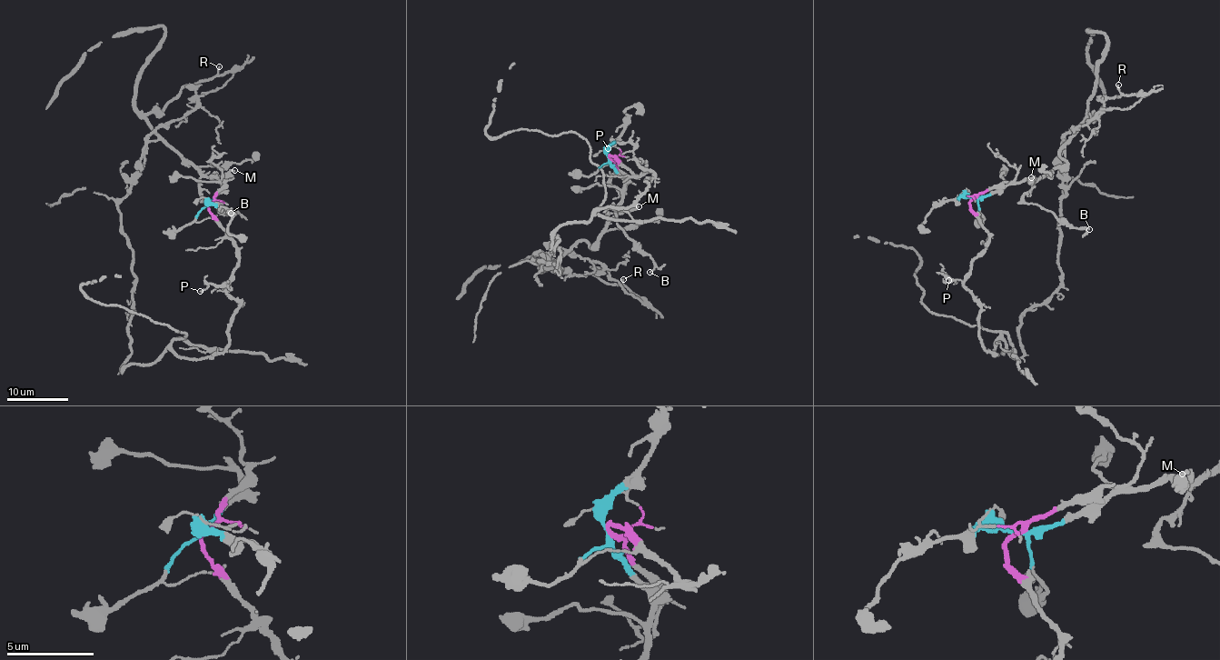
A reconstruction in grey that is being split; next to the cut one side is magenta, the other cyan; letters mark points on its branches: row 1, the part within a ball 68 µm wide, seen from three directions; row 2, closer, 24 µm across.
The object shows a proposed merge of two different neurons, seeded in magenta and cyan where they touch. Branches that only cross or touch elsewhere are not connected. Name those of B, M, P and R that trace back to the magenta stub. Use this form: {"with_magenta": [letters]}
{"with_magenta": ["P"]}

